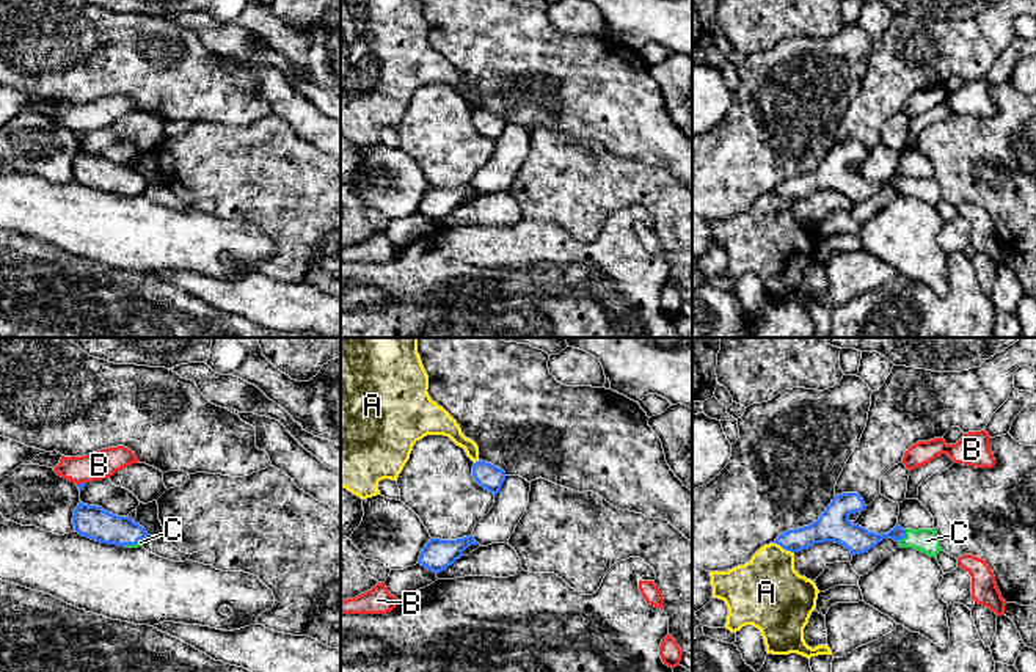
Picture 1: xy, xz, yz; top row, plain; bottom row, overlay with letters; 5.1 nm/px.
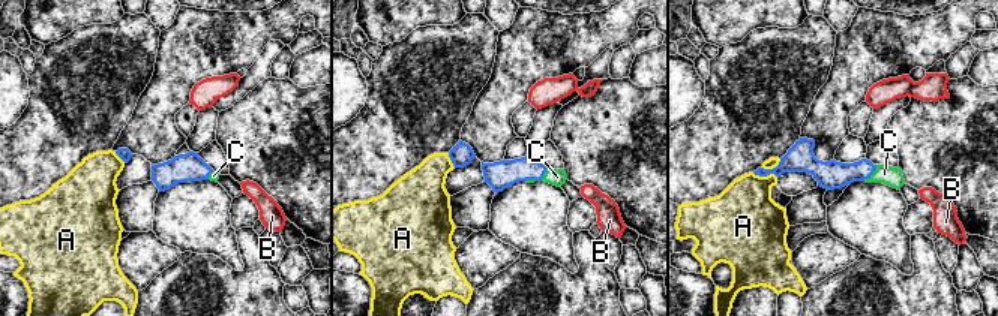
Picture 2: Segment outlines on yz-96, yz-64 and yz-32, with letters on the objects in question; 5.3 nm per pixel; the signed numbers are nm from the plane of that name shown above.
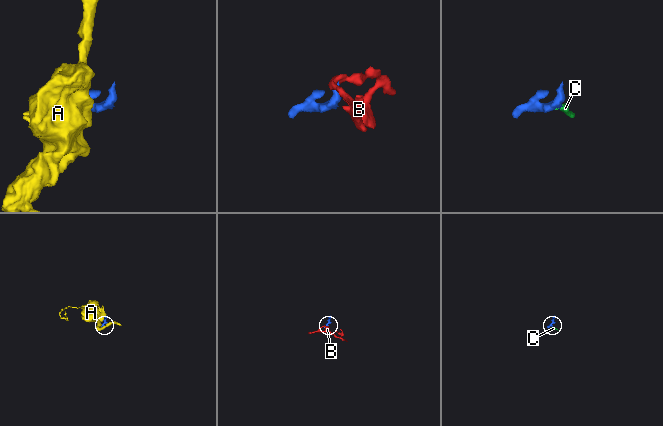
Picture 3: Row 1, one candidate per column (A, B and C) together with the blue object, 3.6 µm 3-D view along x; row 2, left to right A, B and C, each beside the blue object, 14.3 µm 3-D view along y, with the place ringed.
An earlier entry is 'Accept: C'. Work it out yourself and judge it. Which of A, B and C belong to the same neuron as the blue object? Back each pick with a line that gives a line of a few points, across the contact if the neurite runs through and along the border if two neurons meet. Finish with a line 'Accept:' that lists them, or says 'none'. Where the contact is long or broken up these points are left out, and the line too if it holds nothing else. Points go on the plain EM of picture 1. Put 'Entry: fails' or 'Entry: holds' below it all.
C: yz (856, 187), (903, 186), (926, 189)
Accept: C
Entry: holds

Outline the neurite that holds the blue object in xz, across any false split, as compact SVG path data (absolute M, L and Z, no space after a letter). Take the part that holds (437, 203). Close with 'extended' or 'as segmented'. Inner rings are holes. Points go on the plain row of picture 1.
M472 182L457 188L430 187L422 196L418 212L438 223L460 207L469 193L479 193Z; as segmented

